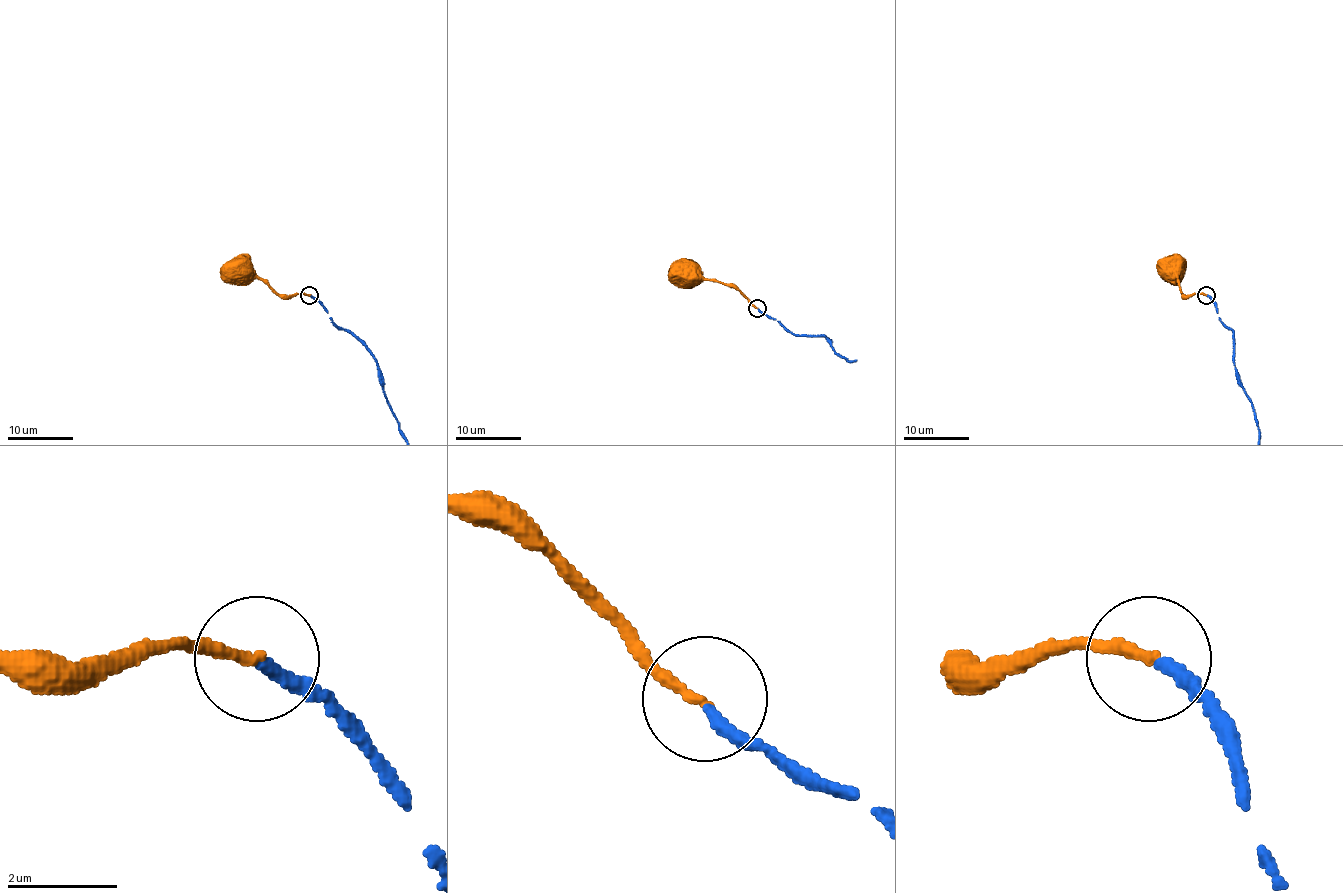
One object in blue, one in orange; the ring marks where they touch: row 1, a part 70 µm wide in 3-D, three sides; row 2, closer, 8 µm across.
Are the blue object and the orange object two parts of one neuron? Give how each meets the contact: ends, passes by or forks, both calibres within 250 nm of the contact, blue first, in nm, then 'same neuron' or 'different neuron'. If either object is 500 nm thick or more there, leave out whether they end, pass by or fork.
blue ends there; orange ends there; 240 nm thick on the blue side, 190 nm on the other; same neuron

